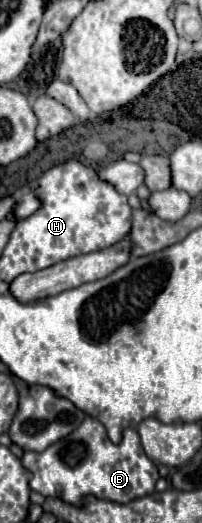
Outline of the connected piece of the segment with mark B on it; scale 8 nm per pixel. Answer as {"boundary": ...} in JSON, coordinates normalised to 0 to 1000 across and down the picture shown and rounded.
{"boundary":[[[426,795],[416,807],[297,845],[267,845],[208,864],[129,860],[109,891],[158,902],[149,933],[208,948],[277,948],[337,964],[396,964],[416,948],[455,945],[495,956],[554,956],[634,964],[663,952],[703,952],[762,941],[762,925],[792,914],[772,887],[713,868],[693,834],[663,818],[624,818],[604,845],[554,849],[515,815]]]}

